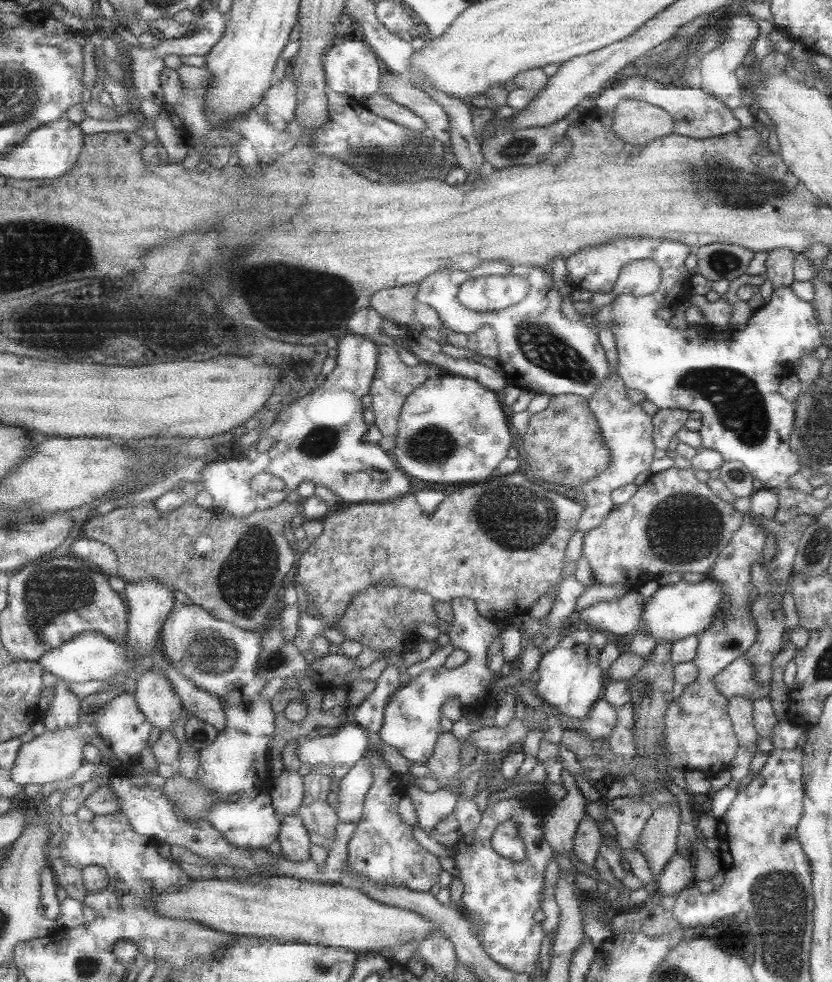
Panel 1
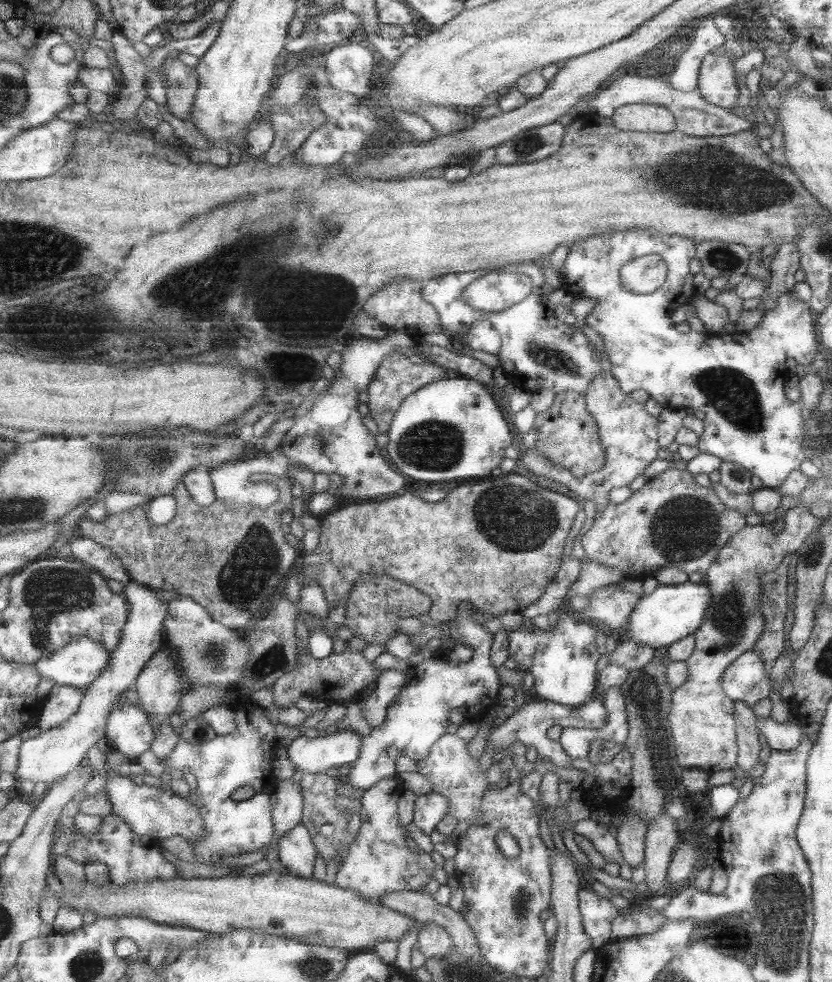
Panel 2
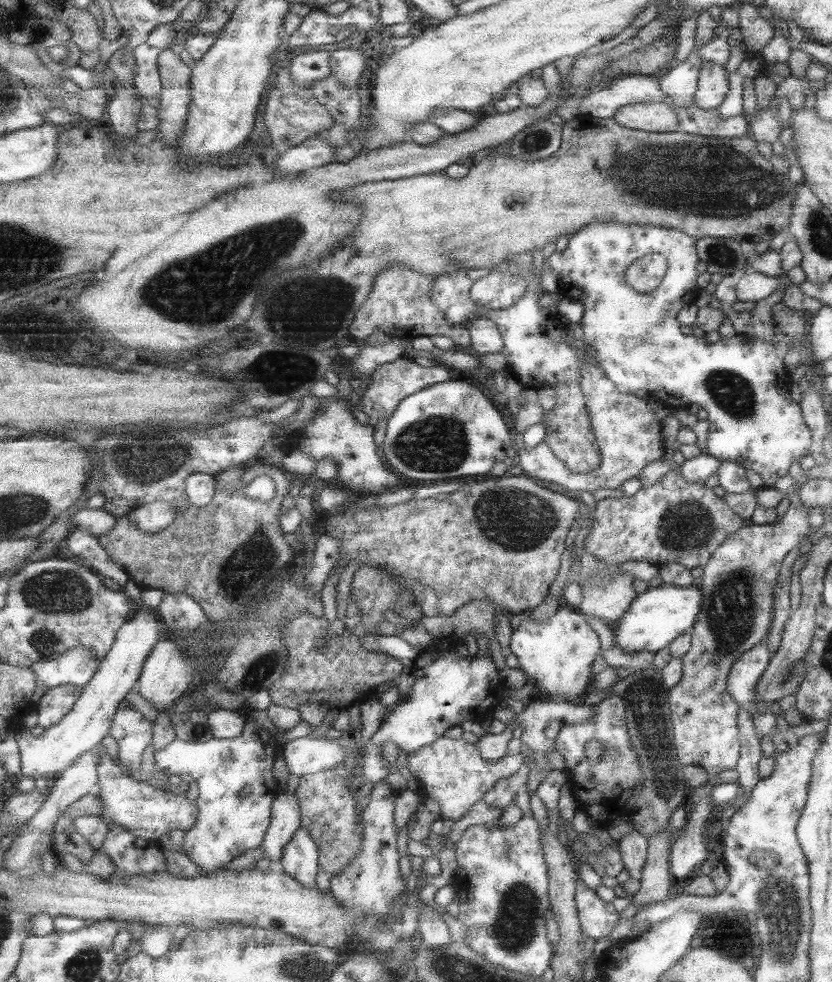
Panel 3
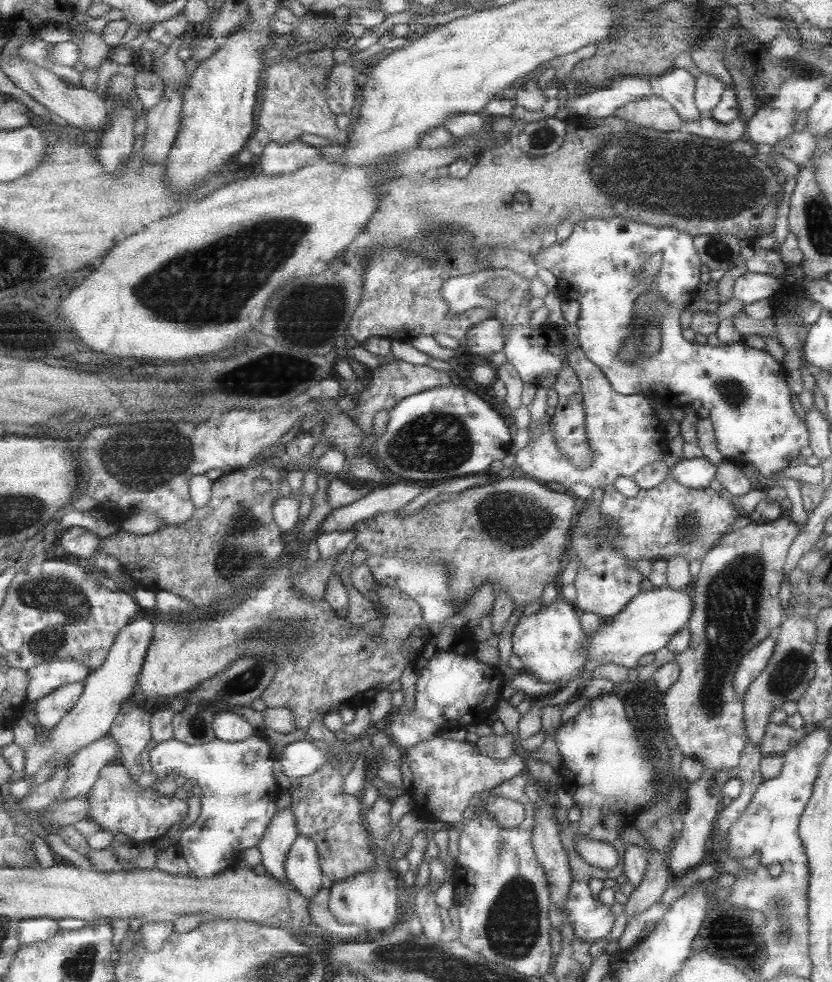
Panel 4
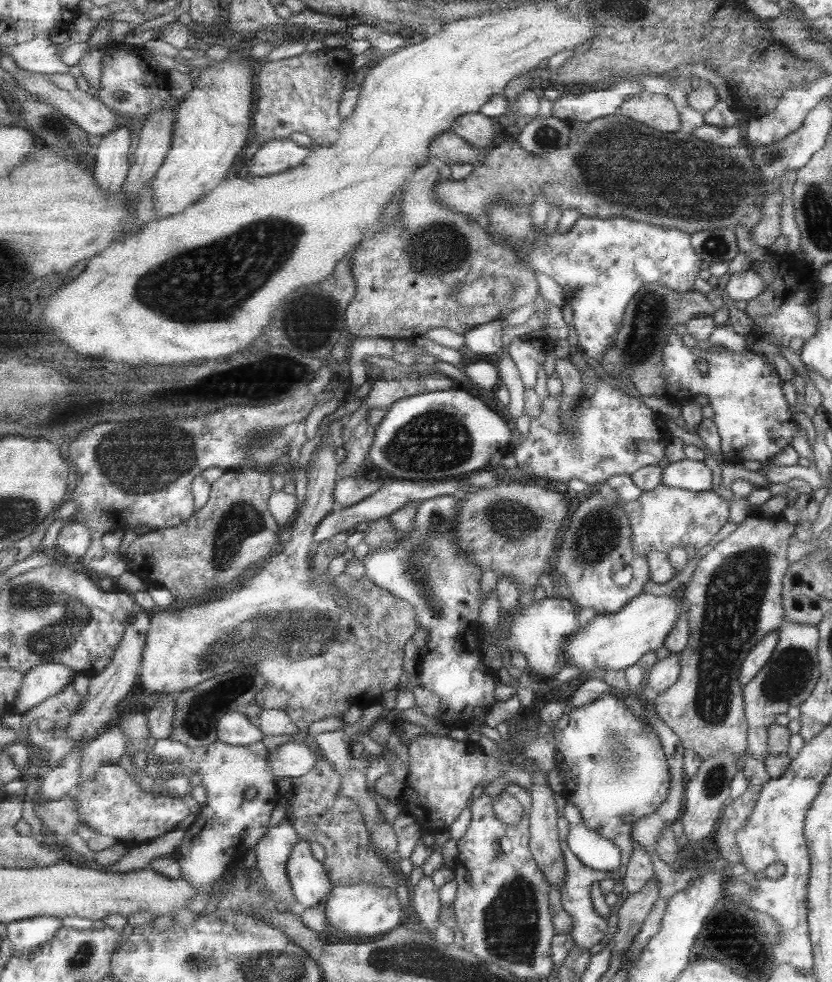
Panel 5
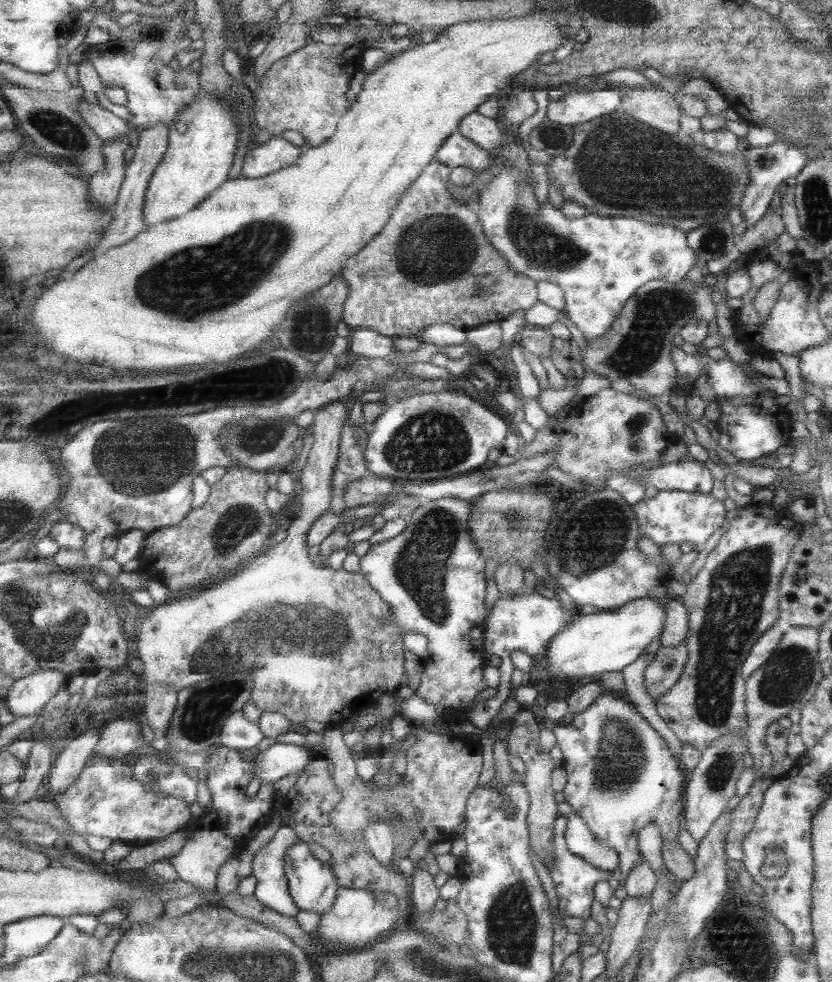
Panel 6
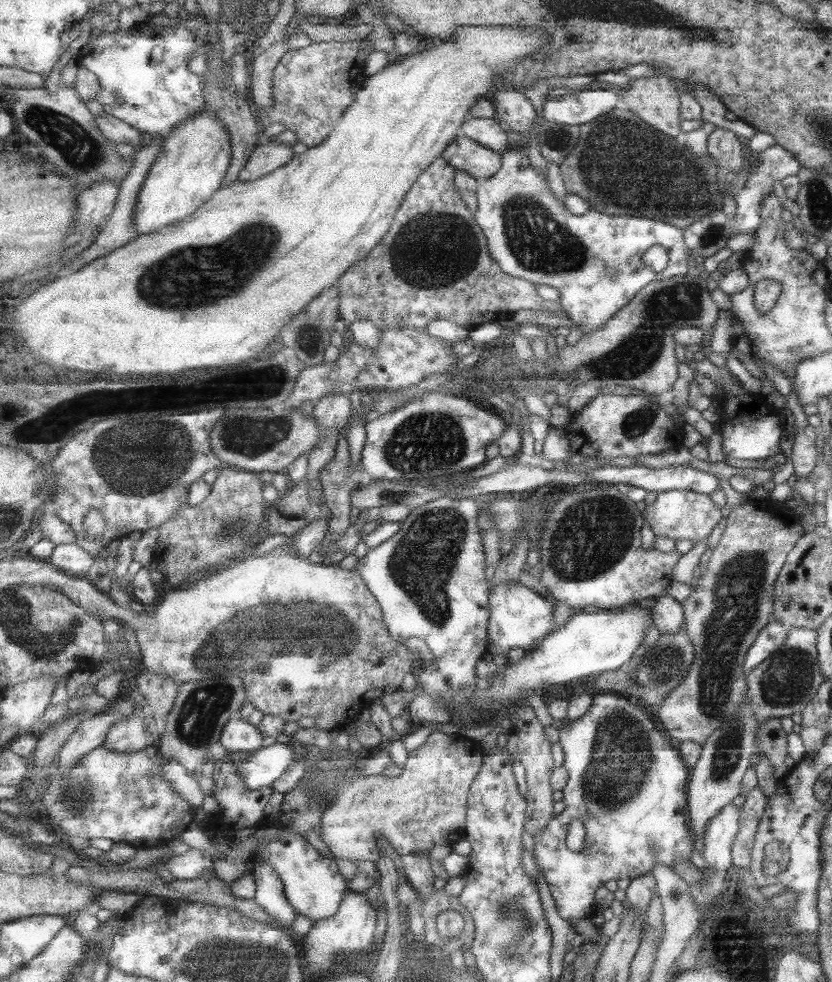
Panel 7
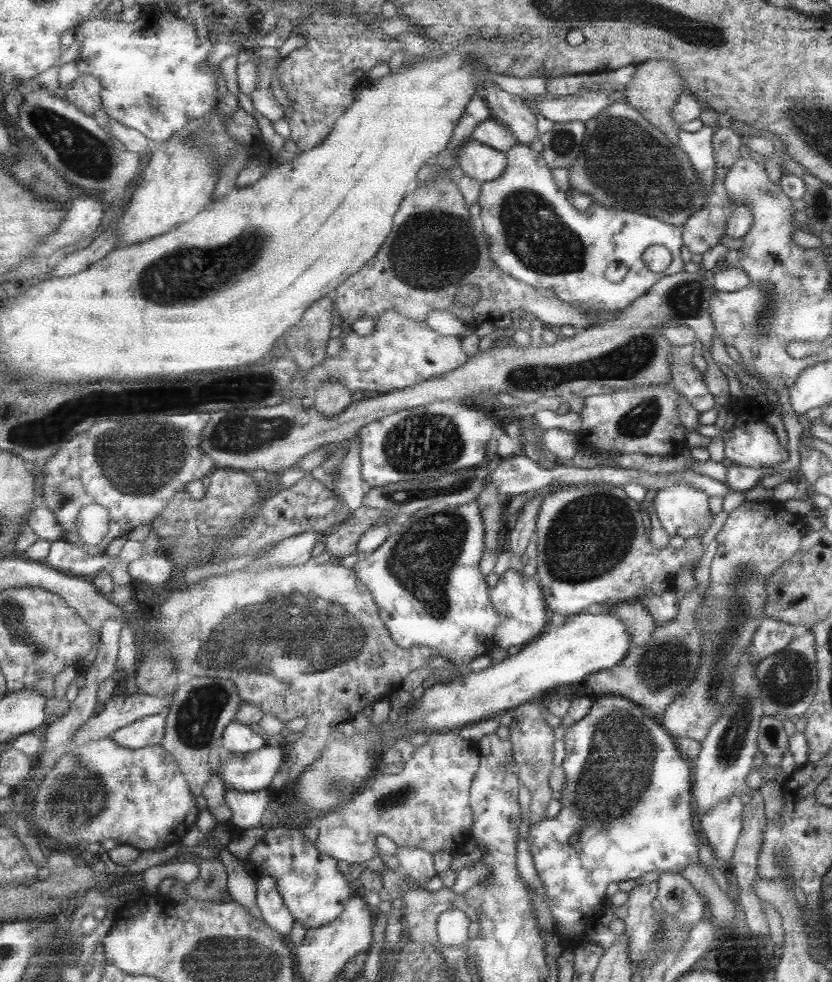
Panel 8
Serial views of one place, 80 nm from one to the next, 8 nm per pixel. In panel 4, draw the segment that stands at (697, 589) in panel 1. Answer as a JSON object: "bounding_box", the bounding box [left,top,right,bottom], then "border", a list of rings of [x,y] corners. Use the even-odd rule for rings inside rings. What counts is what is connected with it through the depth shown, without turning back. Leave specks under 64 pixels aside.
{"bounding_box":[588,586,694,671],"border":[[[665,586],[643,591],[616,617],[601,619],[602,623],[598,631],[588,638],[590,661],[618,664],[632,671],[641,657],[659,652],[681,629],[688,626],[693,611],[694,596],[690,589],[680,591]]]}

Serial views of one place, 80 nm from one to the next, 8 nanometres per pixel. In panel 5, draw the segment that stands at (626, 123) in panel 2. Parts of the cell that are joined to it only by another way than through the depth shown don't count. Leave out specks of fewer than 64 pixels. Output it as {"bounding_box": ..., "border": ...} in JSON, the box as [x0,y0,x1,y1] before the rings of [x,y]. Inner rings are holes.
{"bounding_box":[616,91,682,133],"border":[[[642,91],[642,94],[626,99],[616,114],[668,133],[677,132],[682,127],[680,110],[666,94],[647,95]]]}

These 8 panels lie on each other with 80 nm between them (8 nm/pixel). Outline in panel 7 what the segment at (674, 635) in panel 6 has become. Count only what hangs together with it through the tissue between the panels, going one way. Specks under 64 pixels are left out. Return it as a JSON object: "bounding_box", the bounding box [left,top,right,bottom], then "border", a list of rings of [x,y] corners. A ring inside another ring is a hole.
{"bounding_box":[649,594,686,634],"border":[[[667,594],[653,599],[649,609],[652,610],[655,626],[662,634],[677,634],[686,624],[686,616],[682,602],[678,602]]]}

